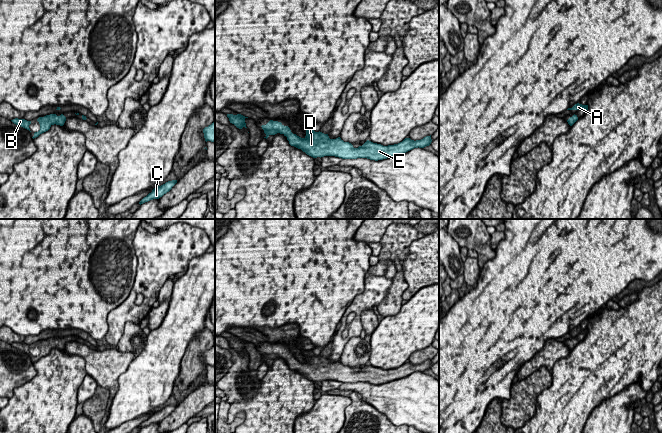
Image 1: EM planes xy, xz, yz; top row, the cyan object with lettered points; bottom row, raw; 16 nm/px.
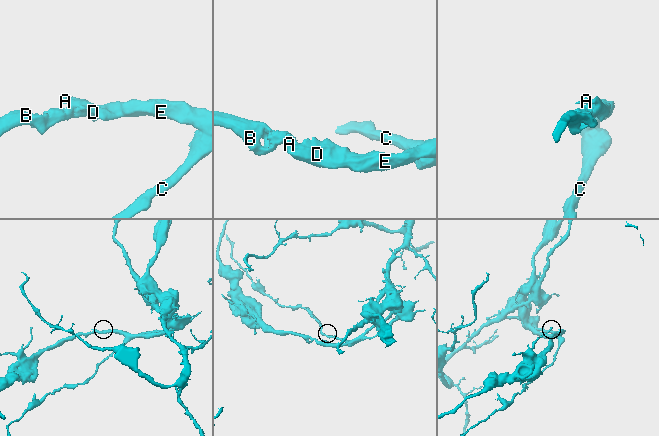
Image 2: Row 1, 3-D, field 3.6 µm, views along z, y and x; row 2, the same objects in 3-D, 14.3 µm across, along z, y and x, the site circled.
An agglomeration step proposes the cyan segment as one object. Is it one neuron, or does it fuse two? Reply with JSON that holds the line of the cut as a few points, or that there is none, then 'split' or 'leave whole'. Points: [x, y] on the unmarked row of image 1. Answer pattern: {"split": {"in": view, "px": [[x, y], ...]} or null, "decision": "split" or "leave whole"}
{"split": null, "decision": "leave whole"}

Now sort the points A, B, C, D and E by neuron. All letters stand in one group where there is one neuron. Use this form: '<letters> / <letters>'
A B C D E

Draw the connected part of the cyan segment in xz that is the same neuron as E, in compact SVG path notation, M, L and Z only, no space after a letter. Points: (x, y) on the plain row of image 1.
M270 344L266 349L261 350L268 362L277 357L287 361L289 368L301 373L307 379L317 382L324 380L335 380L342 383L367 382L370 384L383 384L404 378L414 372L424 372L432 366L431 359L421 364L411 364L405 362L402 366L394 369L383 370L367 364L362 370L354 372L349 366L344 366L340 361L330 363L328 358L315 356L310 351L306 351L306 360L301 362L293 358L288 350L281 346Z

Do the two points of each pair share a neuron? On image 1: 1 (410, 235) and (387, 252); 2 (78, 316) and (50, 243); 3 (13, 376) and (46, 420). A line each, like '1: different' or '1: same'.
1: same
2: same
3: different

